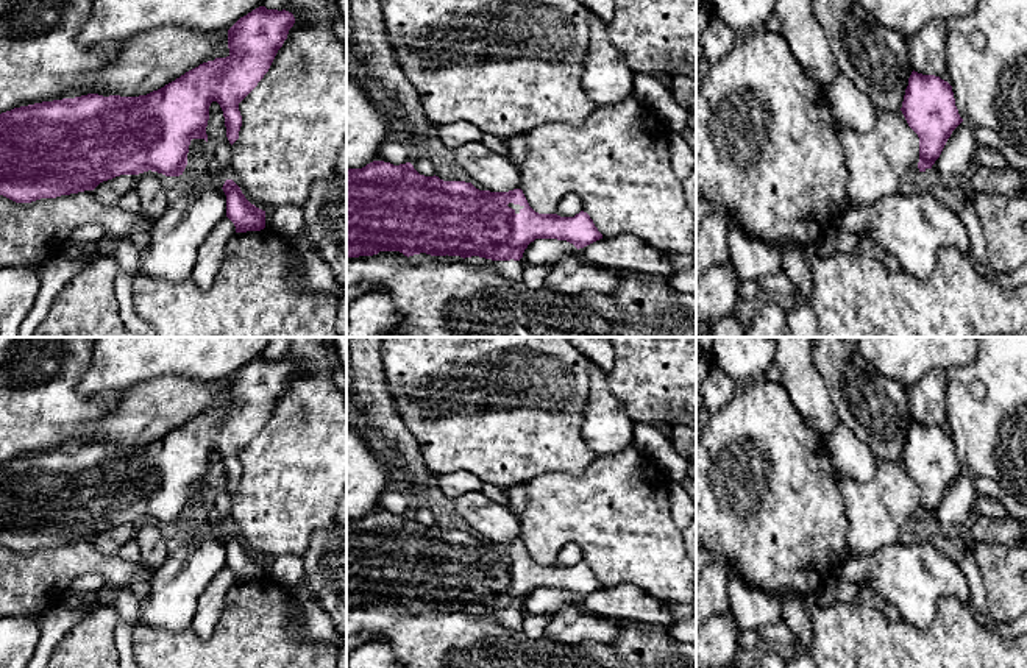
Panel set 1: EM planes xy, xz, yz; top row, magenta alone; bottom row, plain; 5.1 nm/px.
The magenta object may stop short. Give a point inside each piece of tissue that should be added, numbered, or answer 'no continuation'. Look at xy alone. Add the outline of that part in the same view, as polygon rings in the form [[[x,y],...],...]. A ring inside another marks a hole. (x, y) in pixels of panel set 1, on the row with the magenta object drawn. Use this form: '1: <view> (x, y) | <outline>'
no continuation

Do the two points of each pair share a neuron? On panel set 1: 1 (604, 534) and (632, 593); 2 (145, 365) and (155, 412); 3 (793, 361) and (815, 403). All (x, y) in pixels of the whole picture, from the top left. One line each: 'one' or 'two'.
1: two
2: two
3: one

